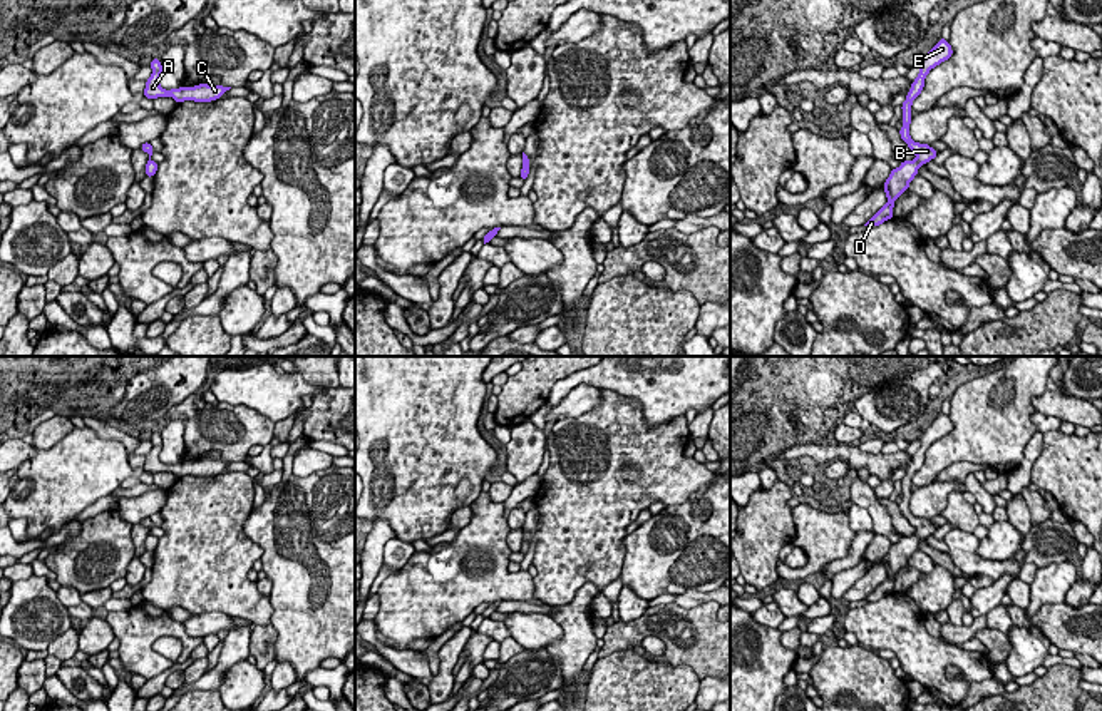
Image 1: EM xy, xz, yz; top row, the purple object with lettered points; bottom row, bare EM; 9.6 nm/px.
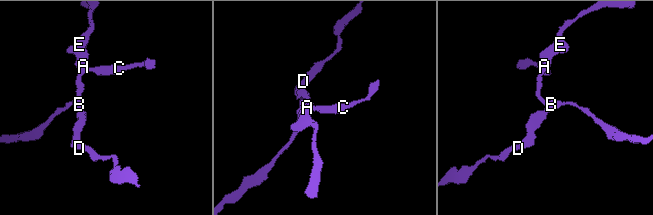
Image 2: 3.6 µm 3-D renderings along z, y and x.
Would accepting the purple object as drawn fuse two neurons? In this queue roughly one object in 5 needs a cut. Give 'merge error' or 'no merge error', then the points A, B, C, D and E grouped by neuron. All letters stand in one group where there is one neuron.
no merge error | A B C D E

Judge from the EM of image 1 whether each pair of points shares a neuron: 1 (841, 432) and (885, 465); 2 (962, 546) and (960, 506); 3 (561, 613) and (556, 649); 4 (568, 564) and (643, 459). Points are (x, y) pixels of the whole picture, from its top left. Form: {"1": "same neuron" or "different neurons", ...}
{"1": "different neurons", "2": "different neurons", "3": "same neuron", "4": "same neuron"}

